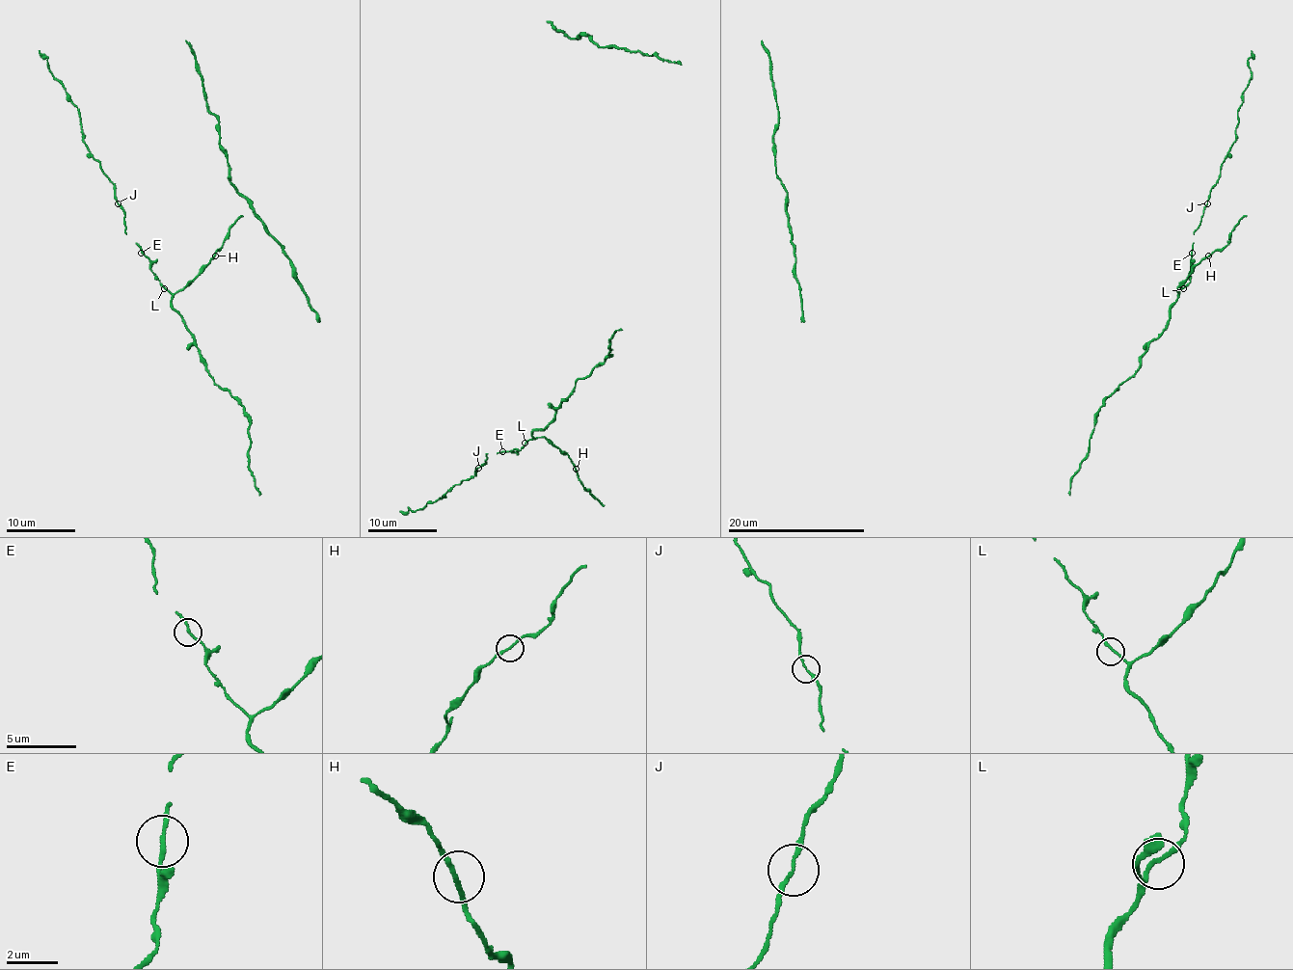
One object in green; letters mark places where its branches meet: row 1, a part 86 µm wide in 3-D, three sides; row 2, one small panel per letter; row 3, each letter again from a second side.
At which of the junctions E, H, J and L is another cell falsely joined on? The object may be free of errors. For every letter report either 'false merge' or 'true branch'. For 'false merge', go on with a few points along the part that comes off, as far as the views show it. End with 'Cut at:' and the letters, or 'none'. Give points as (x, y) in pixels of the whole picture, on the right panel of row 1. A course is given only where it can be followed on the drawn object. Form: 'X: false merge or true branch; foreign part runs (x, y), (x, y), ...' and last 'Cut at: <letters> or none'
E: true branch
H: true branch
J: true branch
L: true branch
Cut at: none

